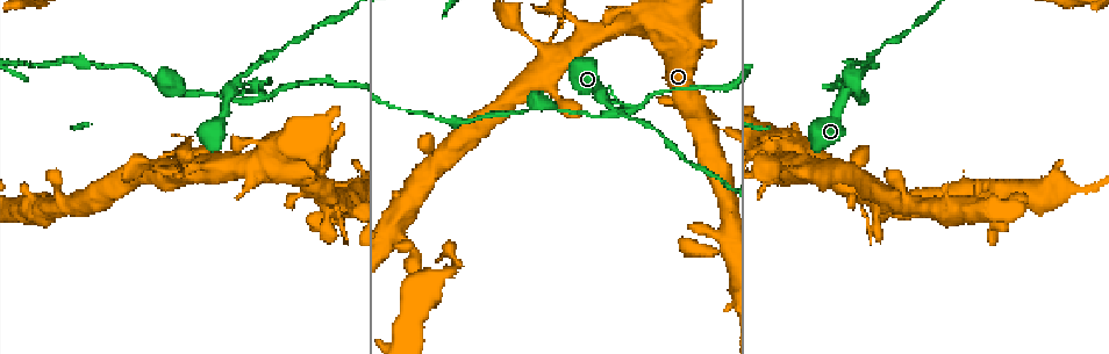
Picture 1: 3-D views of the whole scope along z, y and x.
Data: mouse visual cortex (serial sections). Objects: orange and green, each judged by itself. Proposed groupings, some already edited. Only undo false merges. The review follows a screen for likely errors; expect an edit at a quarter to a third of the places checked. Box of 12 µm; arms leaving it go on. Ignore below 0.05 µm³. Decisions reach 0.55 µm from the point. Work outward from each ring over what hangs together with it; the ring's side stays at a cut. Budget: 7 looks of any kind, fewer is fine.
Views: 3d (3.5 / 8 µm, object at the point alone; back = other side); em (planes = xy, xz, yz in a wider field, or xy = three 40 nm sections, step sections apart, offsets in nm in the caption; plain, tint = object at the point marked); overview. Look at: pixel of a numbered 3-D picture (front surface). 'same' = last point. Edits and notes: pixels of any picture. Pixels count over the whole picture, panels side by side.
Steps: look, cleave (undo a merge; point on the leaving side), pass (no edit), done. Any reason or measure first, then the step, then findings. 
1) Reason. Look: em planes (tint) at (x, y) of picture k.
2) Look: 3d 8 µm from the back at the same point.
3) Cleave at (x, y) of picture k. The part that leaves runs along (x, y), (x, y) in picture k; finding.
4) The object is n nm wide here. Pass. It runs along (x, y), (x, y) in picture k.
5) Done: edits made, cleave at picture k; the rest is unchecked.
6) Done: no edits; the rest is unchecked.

A narrow waist. Look: 3d 3.5 µm at (912, 26) of picture 1.

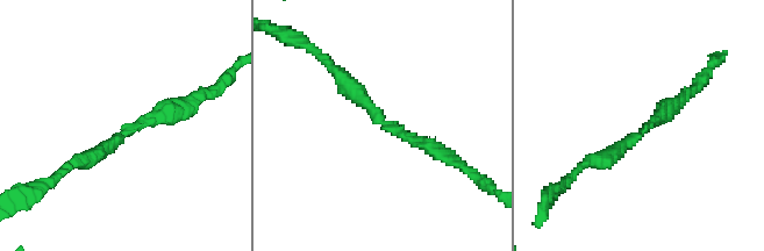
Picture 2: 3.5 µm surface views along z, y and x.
Look: em xy step 3 (tint) at (132, 128) of picture 2.

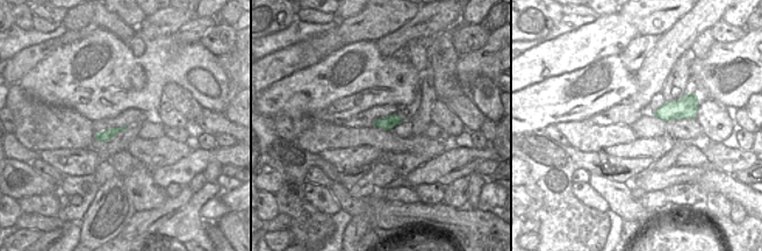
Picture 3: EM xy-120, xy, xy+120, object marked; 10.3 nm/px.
The arms are 200, 250 nm wide. Pass. Continuous, no second cell.

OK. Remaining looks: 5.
Calibre changes. Look: 3d 3.5 µm at (579, 29) of picture 1.

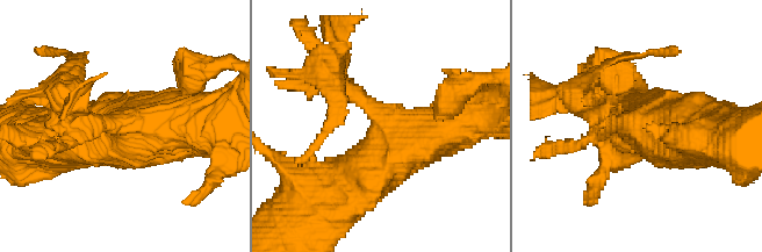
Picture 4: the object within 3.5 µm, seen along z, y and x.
Look: em xy step 3 (plain) at (633, 122) of picture 4.

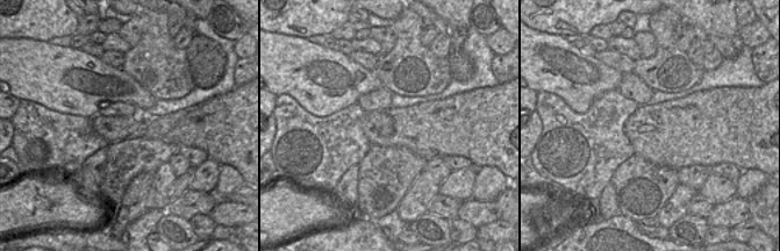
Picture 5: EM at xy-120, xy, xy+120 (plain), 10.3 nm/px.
Look: em xy step 3 (tint) at the same point.

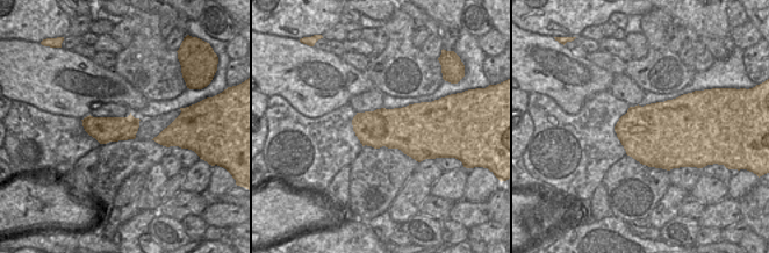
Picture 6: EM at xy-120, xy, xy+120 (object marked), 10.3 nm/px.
The object is 440 nm wide here. Cleave at (346, 59) of picture 4. The part that leaves runs along (107, 123), (67, 109), (78, 63) in picture 4; a second cell is stuck on.

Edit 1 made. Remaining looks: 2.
Done: edits made, cleave at picture 4; the rest is unchecked.

